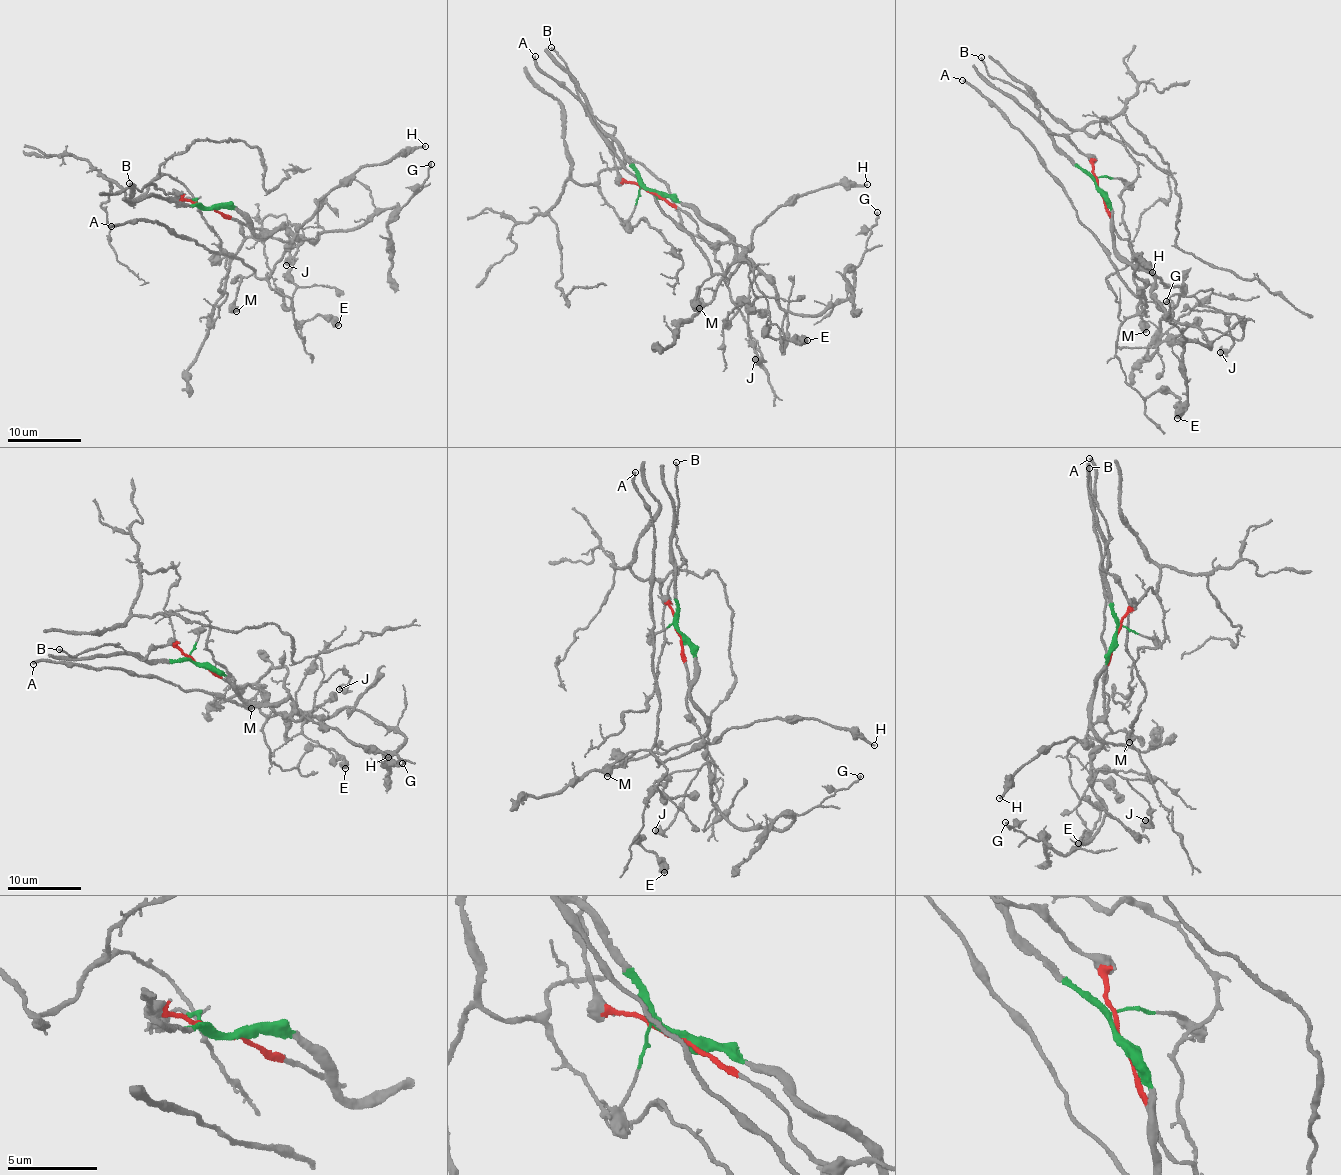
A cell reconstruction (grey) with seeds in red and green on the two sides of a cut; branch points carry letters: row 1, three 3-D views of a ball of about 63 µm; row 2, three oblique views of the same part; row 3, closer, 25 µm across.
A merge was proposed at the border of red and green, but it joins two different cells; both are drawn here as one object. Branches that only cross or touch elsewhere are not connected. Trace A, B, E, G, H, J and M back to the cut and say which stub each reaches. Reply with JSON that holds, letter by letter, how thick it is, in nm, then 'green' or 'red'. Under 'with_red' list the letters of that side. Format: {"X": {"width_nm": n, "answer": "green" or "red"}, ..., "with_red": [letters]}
{"A": {"width_nm": 240, "answer": "red"}, "B": {"width_nm": 180, "answer": "red"}, "E": {"width_nm": 650, "answer": "red"}, "G": {"width_nm": 220, "answer": "green"}, "H": {"width_nm": 220, "answer": "red"}, "J": {"width_nm": 650, "answer": "green"}, "M": {"width_nm": 650, "answer": "red"}, "with_red": ["A", "B", "E", "H", "M"]}

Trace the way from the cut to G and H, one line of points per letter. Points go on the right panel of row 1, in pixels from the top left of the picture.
G: (1099, 188), (1119, 257), (1147, 270), (1154, 296), (1174, 321), (1206, 337), (1210, 351), (1170, 324), (1165, 301)
H: (1099, 188), (1111, 225), (1137, 256), (1134, 281), (1143, 288), (1145, 280), (1133, 272), (1140, 254), (1152, 271)

